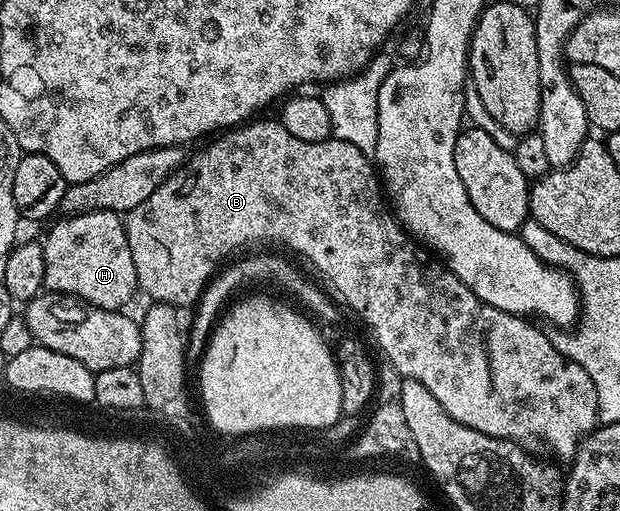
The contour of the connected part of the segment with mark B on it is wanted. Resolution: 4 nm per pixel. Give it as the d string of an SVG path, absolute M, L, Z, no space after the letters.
M253 119L251 122L227 131L216 138L221 138L221 140L206 145L201 152L196 152L193 156L191 153L185 159L184 165L178 170L174 170L174 174L170 174L170 178L166 178L162 182L162 186L158 186L158 190L154 190L154 194L150 194L150 198L146 198L146 202L142 202L142 206L134 206L134 210L130 210L123 217L126 242L130 242L130 258L134 258L134 270L139 291L145 292L150 298L149 301L171 304L173 308L183 310L187 304L188 307L195 305L196 301L200 299L200 295L203 294L208 281L216 275L218 269L229 257L241 251L239 248L243 244L260 243L260 246L281 244L282 247L289 248L289 250L284 249L289 253L297 252L302 259L309 260L328 279L327 287L345 305L348 303L364 319L365 326L372 331L377 346L384 351L385 358L392 363L393 370L398 374L397 377L422 382L422 386L426 386L426 390L430 390L430 394L434 394L434 398L438 398L442 410L446 410L446 414L450 414L450 418L462 422L462 426L470 426L470 430L478 430L482 434L499 440L515 440L517 444L525 446L533 446L532 444L541 440L557 456L557 458L555 457L557 461L571 461L580 443L598 426L600 418L598 390L594 386L590 374L586 374L586 370L582 370L582 366L578 366L578 362L566 359L552 344L551 335L547 331L544 333L542 329L535 328L532 325L535 323L531 319L515 316L512 312L503 312L482 302L482 298L478 298L478 294L474 294L474 290L470 290L470 286L462 283L427 247L418 246L417 241L405 231L400 221L390 211L385 193L382 191L381 181L378 179L377 169L370 157L362 154L362 150L358 150L358 146L350 146L350 142L342 142L335 138L322 142L302 142L302 138L294 138L294 134L290 134L290 130L286 130L286 126L282 126L279 119L260 119Z

